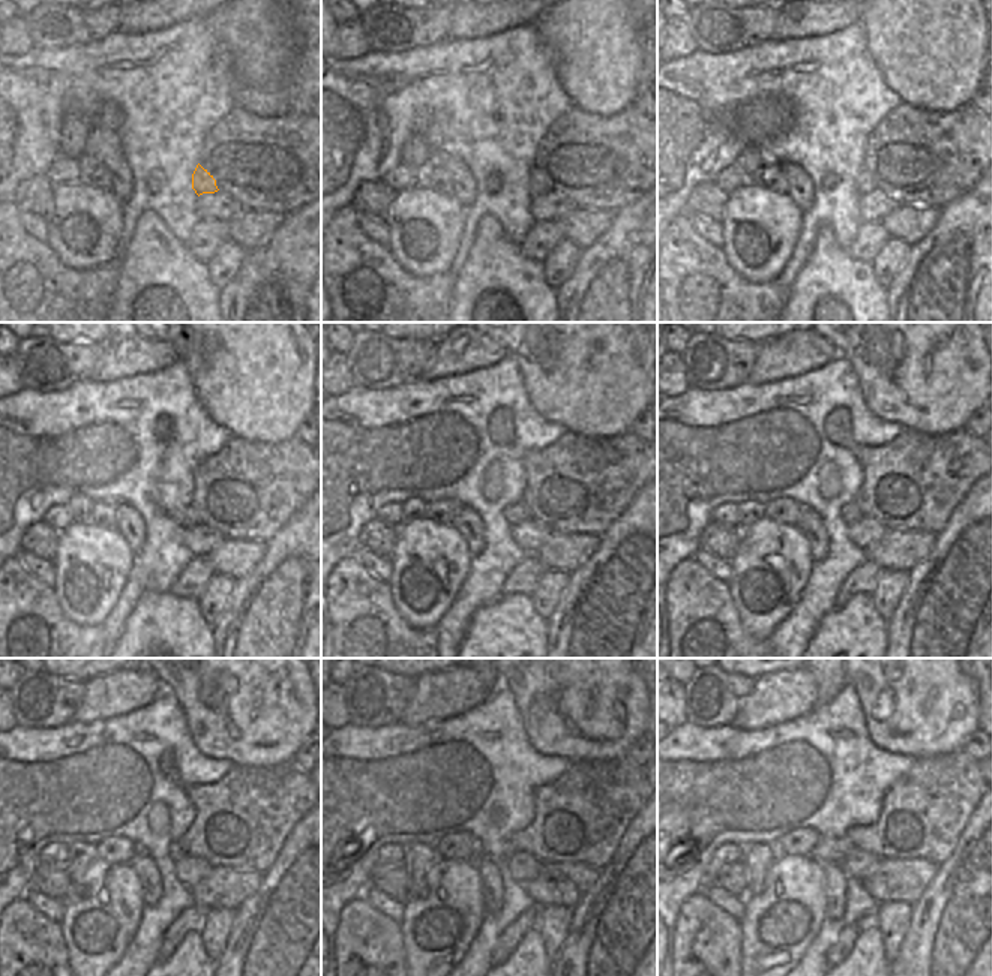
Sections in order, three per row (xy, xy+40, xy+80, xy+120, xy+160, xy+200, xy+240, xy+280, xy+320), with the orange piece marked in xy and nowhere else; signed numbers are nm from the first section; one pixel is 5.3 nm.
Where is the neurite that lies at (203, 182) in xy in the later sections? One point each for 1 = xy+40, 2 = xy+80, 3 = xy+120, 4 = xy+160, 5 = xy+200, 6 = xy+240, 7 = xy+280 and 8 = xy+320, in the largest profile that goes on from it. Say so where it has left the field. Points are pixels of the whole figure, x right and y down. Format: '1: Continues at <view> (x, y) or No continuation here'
1: Continues at xy+40 (539, 182)
2: Continues at xy+80 (865, 182)
3: Continues at xy+120 (189, 516)
4: Continues at xy+160 (514, 514)
5: Continues at xy+200 (851, 513)
6: Continues at xy+240 (176, 850)
7: Continues at xy+280 (509, 849)
8: Continues at xy+320 (829, 850).

